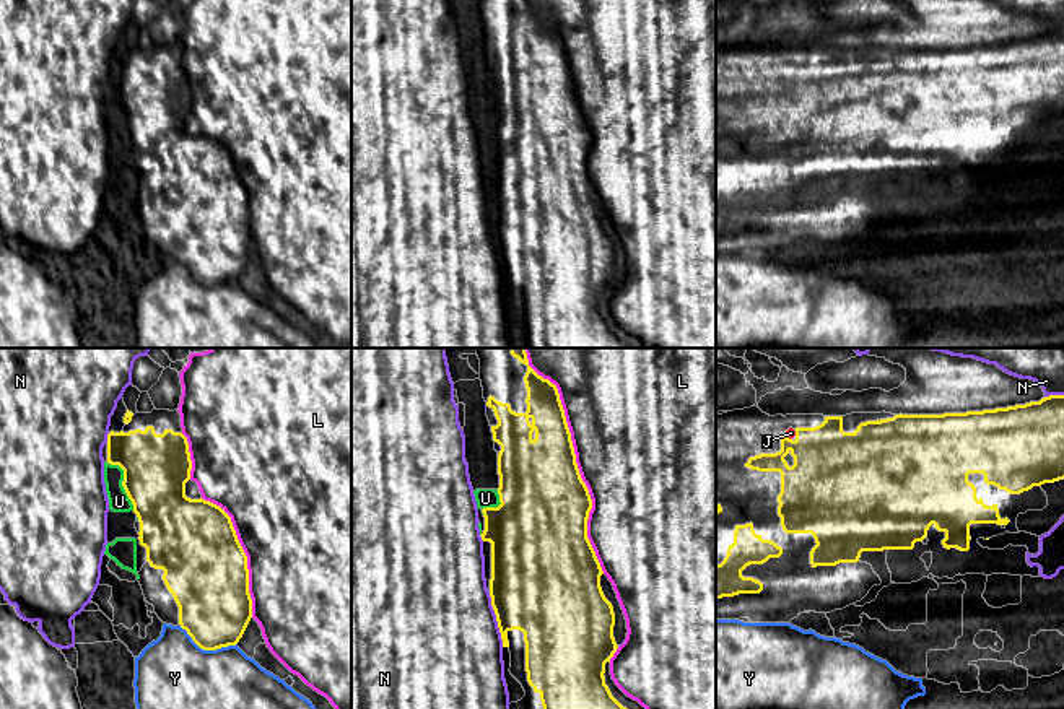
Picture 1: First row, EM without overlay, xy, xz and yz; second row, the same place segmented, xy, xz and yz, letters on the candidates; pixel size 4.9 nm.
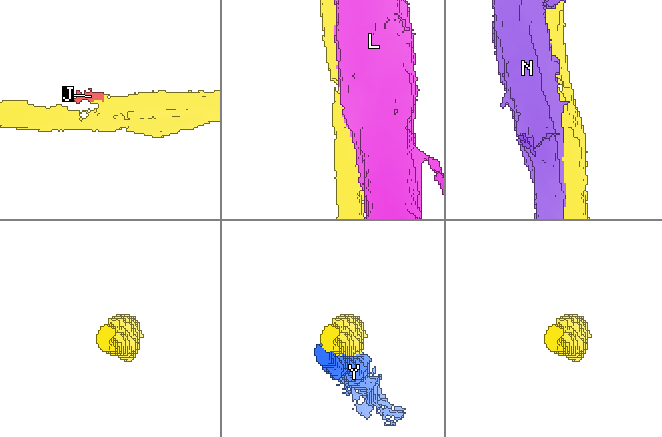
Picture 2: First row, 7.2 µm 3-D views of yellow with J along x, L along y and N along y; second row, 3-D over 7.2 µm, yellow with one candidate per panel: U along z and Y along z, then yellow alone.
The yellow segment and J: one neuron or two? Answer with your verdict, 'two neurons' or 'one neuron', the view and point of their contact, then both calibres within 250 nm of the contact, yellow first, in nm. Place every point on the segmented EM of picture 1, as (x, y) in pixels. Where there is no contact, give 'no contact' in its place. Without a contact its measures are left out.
two neurons; meets yellow in yz at (796, 433); 380 nm thick on the yellow side, 50 nm on the other

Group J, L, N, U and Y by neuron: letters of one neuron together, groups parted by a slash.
J U / L / N / Y

